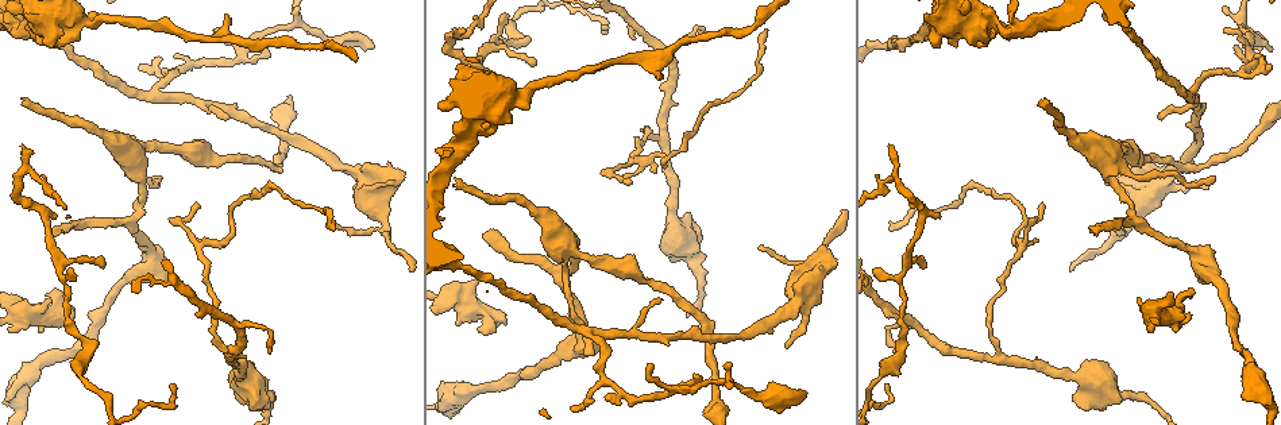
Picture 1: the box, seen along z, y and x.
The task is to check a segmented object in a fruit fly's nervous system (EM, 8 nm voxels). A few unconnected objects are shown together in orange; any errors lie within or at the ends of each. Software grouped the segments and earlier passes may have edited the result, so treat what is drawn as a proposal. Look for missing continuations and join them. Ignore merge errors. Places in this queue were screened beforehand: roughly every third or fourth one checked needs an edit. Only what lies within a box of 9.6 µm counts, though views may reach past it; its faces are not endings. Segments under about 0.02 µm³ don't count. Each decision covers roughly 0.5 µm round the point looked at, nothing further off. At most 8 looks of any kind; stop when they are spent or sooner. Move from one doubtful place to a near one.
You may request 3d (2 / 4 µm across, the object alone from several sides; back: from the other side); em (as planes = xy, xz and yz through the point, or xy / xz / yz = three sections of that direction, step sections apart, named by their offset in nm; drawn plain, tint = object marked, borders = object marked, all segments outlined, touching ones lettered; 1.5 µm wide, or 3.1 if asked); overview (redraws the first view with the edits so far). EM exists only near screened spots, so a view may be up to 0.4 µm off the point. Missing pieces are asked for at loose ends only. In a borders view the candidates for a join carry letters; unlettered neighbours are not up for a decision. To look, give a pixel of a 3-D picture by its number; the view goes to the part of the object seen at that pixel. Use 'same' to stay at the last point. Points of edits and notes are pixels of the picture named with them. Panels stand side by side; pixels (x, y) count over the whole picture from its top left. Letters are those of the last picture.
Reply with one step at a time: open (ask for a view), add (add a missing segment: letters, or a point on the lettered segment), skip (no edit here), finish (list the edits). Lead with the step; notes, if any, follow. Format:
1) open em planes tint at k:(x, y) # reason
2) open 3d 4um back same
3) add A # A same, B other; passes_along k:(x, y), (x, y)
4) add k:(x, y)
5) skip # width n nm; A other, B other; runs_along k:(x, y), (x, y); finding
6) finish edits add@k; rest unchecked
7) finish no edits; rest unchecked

open 3d 2um at 1:(923, 268) # tapers out

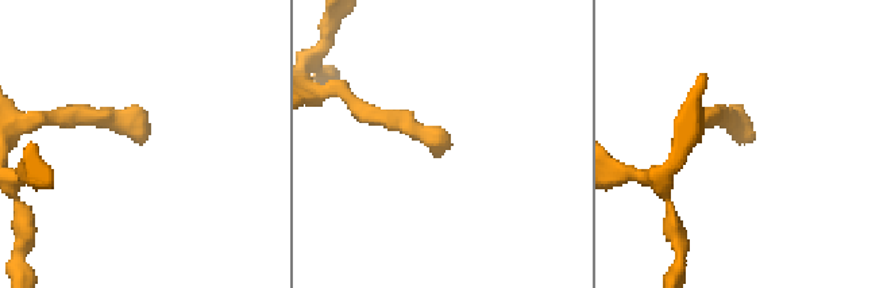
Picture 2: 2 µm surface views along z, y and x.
open em planes plain at 2:(443, 143) # need the tissue

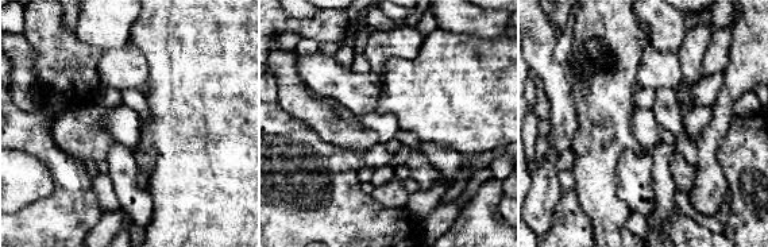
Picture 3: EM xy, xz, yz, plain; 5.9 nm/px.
open em planes borders same # what lies round it

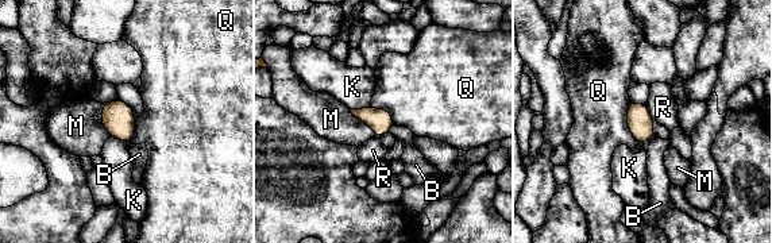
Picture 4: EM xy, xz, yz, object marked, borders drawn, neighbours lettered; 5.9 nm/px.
skip # width 140 nm; longest_contact Q 260 nm; B other, K other, M other, Q other, R other; none of them fits

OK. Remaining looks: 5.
open 3d 4um at 1:(452, 28) # branch stops here

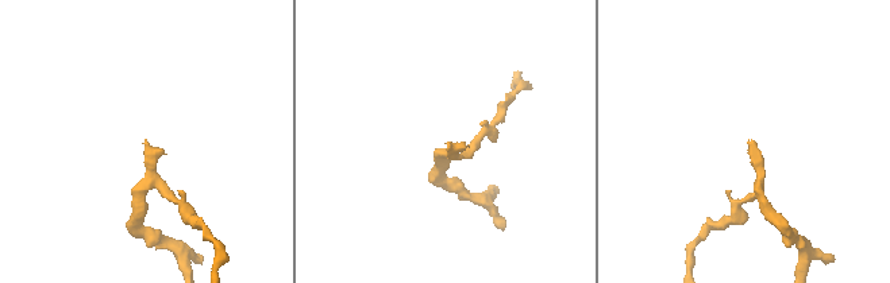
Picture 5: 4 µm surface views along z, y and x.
open em xy step 8 borders at 5:(748, 141) # need the tissue

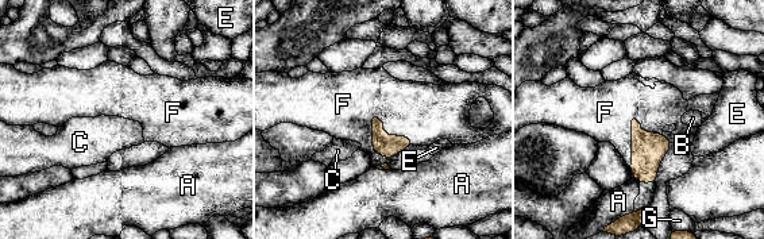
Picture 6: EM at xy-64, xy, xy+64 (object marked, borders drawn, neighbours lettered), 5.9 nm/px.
open em planes borders same # cut it another way

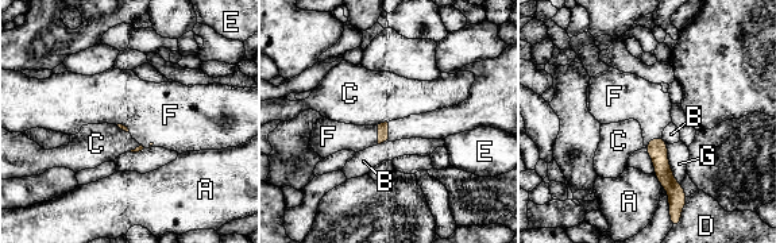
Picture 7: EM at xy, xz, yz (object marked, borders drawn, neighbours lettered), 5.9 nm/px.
add F # longest_contact G 260 nm; A other, B other, C other, D other, E other, F same, G other; the cell continues

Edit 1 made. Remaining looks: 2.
open overview # redraw

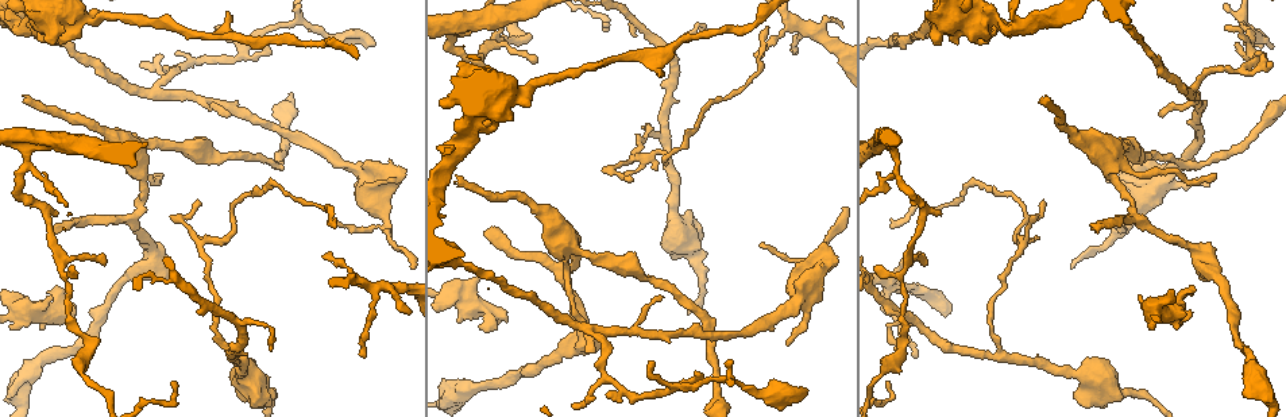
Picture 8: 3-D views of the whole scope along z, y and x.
open em planes borders at 8:(1096, 230) # branch stops here

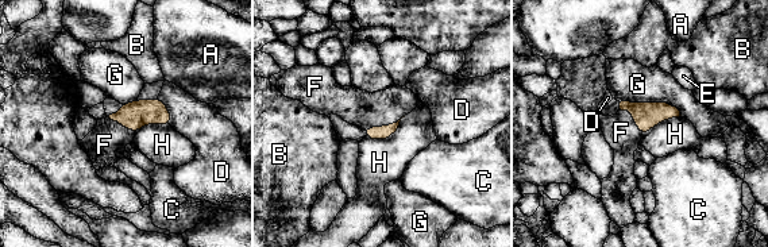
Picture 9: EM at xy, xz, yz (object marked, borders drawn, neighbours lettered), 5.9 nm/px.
add F # longest_contact G 360 nm; A other, B other, C other, D other, E other, F same, G other, H other; passes_along 9:(382, 132), (382, 126), (357, 107); the cell continues

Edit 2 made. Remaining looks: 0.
finish edits add@7, add@9; rest unchecked

